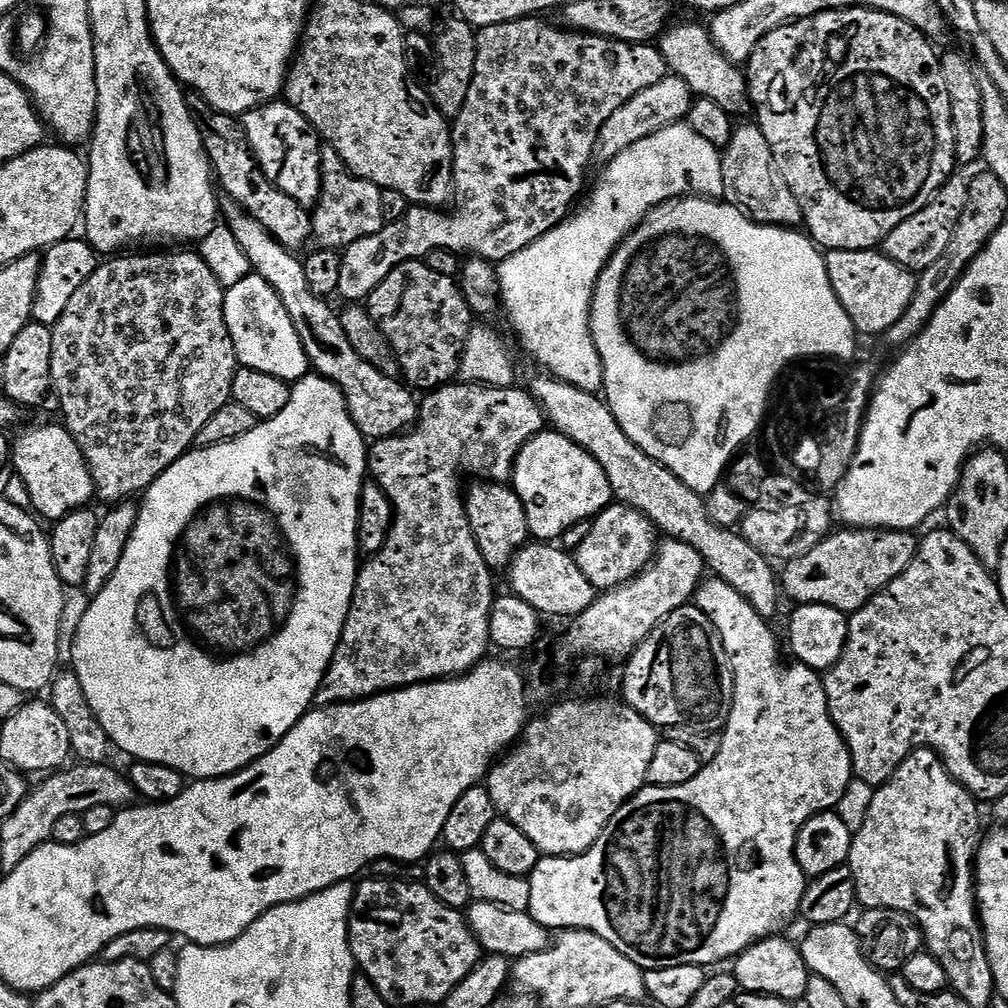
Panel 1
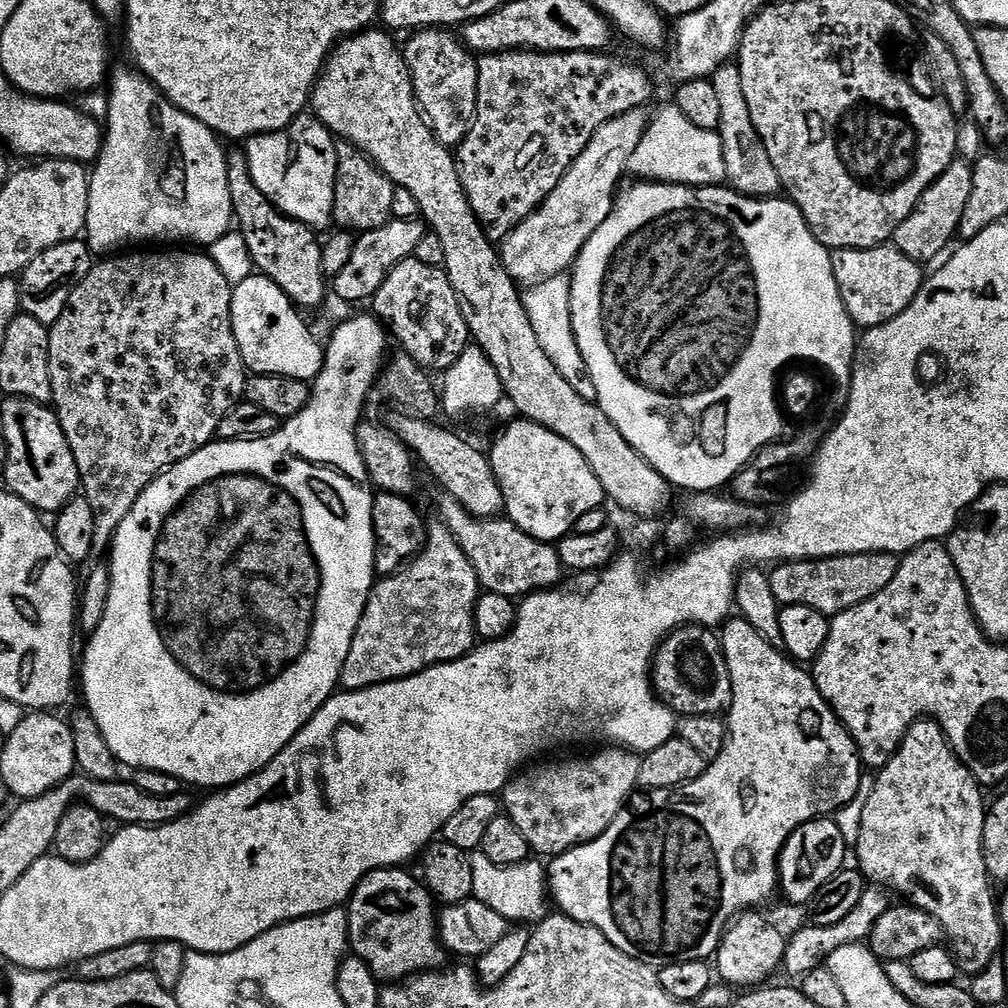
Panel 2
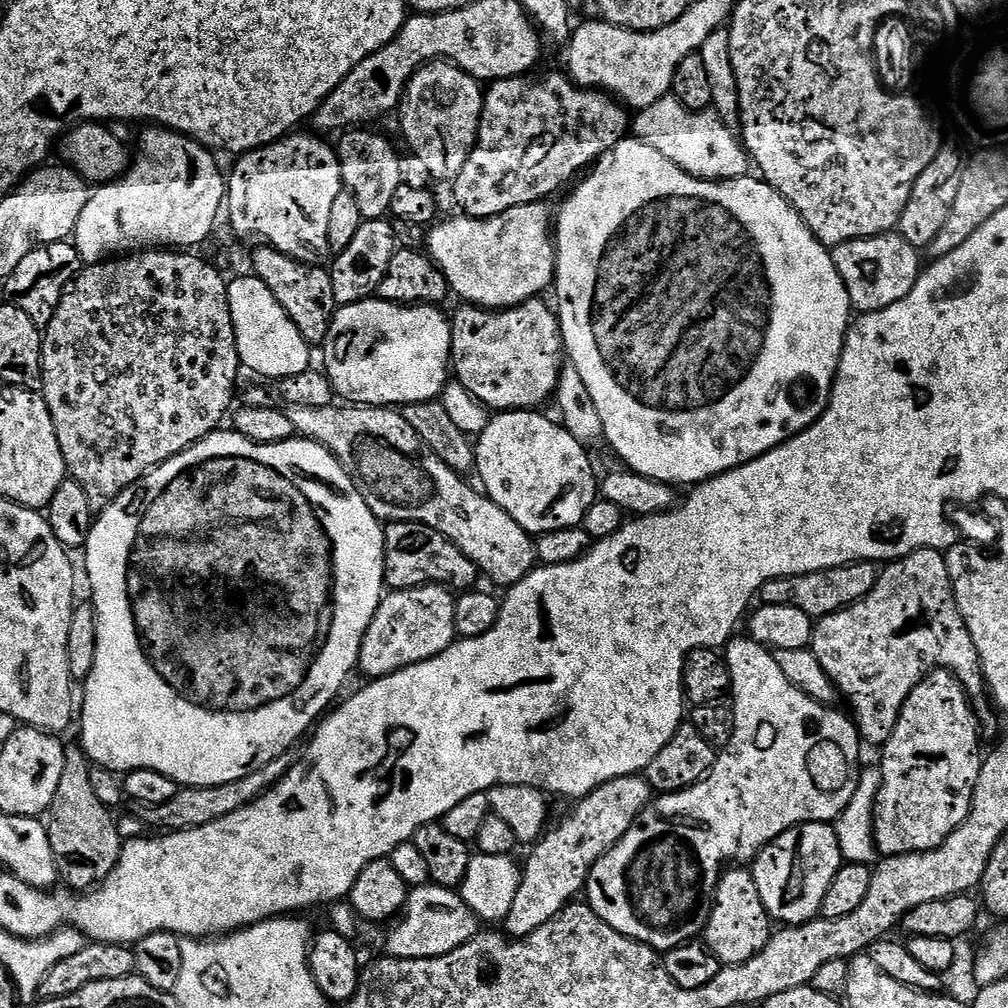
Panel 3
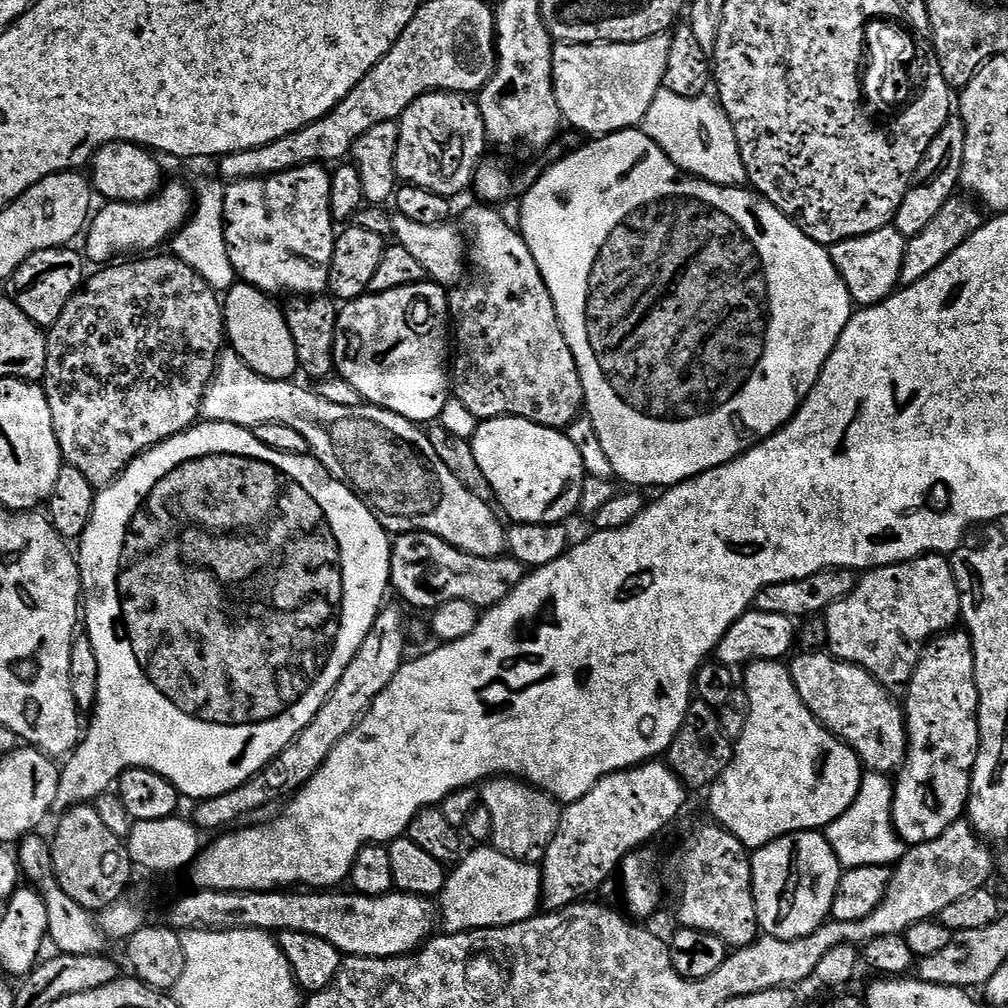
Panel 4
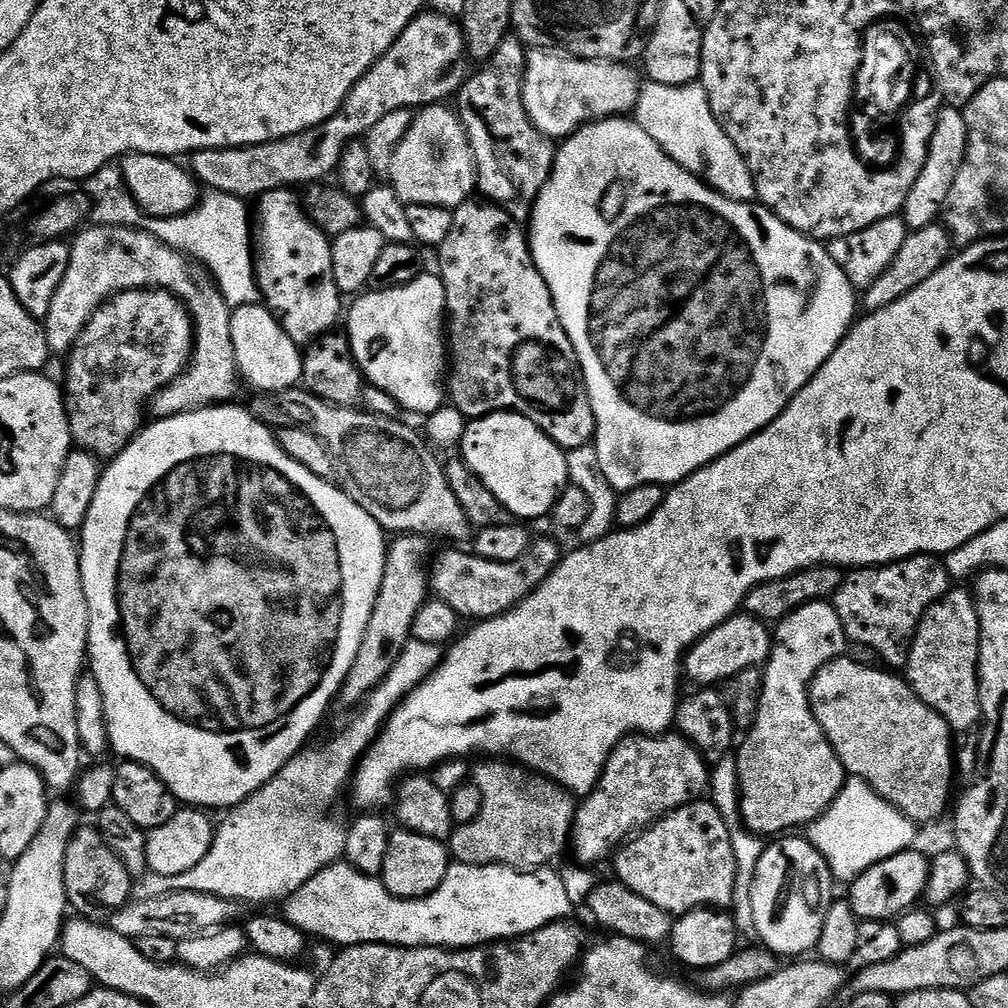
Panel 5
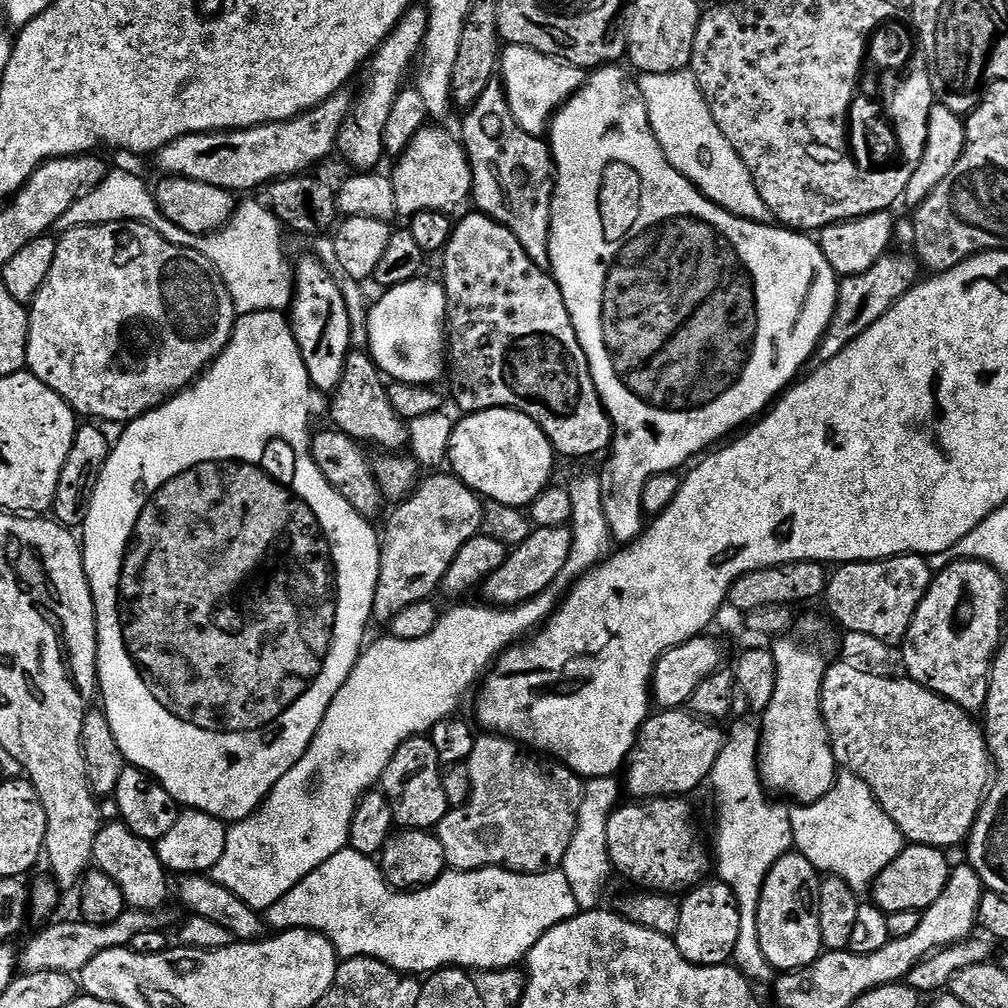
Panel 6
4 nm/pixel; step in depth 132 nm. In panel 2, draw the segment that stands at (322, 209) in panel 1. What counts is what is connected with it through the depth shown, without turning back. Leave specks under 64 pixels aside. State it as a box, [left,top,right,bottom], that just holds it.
[333,142,394,234]

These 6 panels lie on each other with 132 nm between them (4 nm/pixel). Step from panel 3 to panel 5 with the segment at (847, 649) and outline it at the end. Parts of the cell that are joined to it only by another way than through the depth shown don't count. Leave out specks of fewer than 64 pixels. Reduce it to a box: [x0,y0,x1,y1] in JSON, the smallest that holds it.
[834,554,950,670]

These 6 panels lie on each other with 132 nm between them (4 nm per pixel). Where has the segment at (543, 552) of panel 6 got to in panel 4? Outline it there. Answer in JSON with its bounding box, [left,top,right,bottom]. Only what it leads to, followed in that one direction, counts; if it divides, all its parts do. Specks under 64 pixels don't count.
[390,532,526,610]

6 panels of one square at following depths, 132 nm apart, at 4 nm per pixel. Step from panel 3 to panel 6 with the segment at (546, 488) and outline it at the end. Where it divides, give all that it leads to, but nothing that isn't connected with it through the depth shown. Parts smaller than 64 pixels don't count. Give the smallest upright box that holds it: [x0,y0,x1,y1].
[448,408,558,509]

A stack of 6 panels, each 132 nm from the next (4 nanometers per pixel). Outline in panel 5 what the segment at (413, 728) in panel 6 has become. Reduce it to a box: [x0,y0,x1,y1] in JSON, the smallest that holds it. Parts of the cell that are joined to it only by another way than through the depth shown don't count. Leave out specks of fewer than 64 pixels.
[135,640,441,906]

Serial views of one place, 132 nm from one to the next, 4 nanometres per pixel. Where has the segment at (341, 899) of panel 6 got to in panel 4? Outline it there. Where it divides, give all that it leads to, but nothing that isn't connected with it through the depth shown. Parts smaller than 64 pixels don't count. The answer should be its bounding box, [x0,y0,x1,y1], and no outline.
[438,846,542,933]

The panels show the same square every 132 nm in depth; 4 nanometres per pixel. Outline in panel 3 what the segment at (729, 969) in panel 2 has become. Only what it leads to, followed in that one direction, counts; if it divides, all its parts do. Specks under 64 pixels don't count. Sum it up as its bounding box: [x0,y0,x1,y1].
[702,866,774,965]

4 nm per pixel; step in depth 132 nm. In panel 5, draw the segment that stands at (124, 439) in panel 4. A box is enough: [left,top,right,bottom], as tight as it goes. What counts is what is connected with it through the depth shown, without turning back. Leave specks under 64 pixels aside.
[62,288,194,462]

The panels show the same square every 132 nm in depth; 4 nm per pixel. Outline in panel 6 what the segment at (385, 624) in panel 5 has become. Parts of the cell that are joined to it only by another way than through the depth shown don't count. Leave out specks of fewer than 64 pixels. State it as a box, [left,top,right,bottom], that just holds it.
[372,474,486,622]

